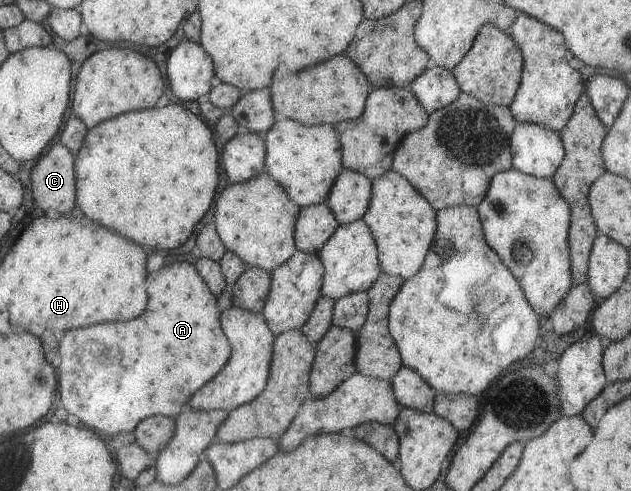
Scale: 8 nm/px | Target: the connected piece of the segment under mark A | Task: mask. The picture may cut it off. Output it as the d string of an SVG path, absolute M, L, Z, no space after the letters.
M186 261L165 265L148 275L147 286L150 305L138 319L76 328L60 337L63 362L58 376L63 406L79 417L80 424L113 438L119 433L134 432L150 416L178 418L194 394L224 369L233 354L233 345L221 322L217 295L196 265Z

